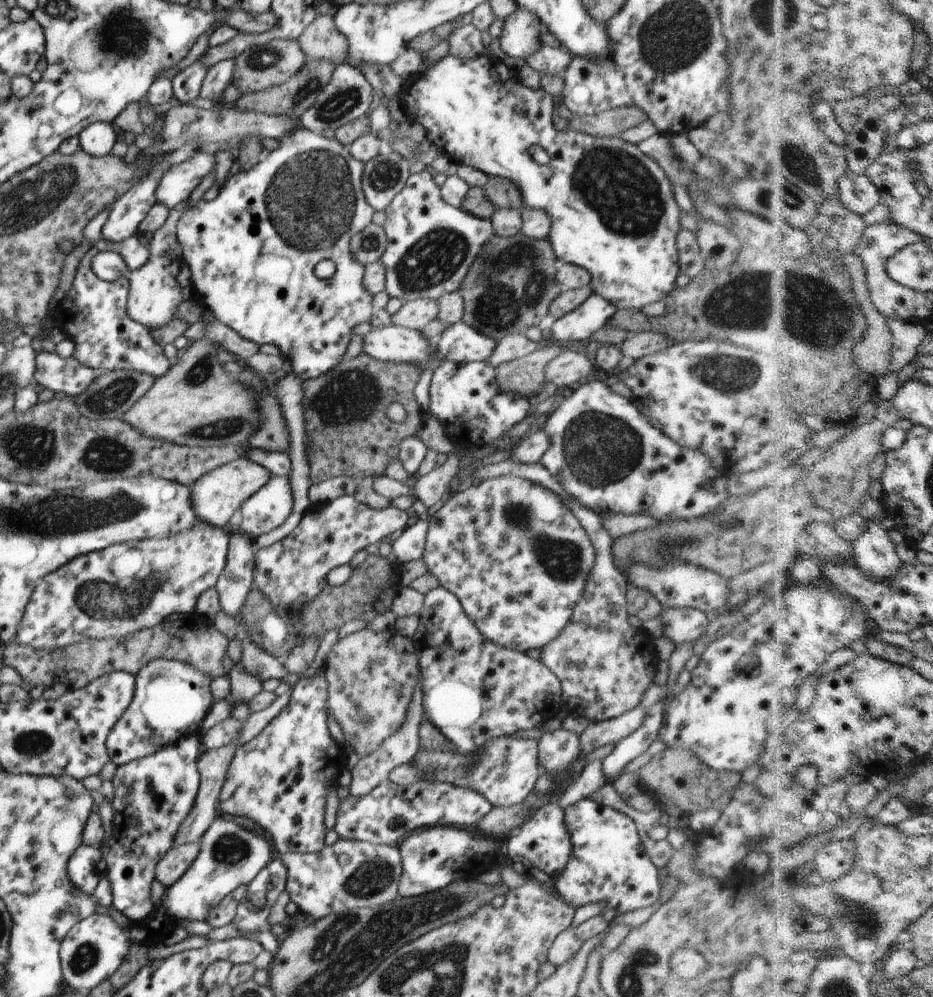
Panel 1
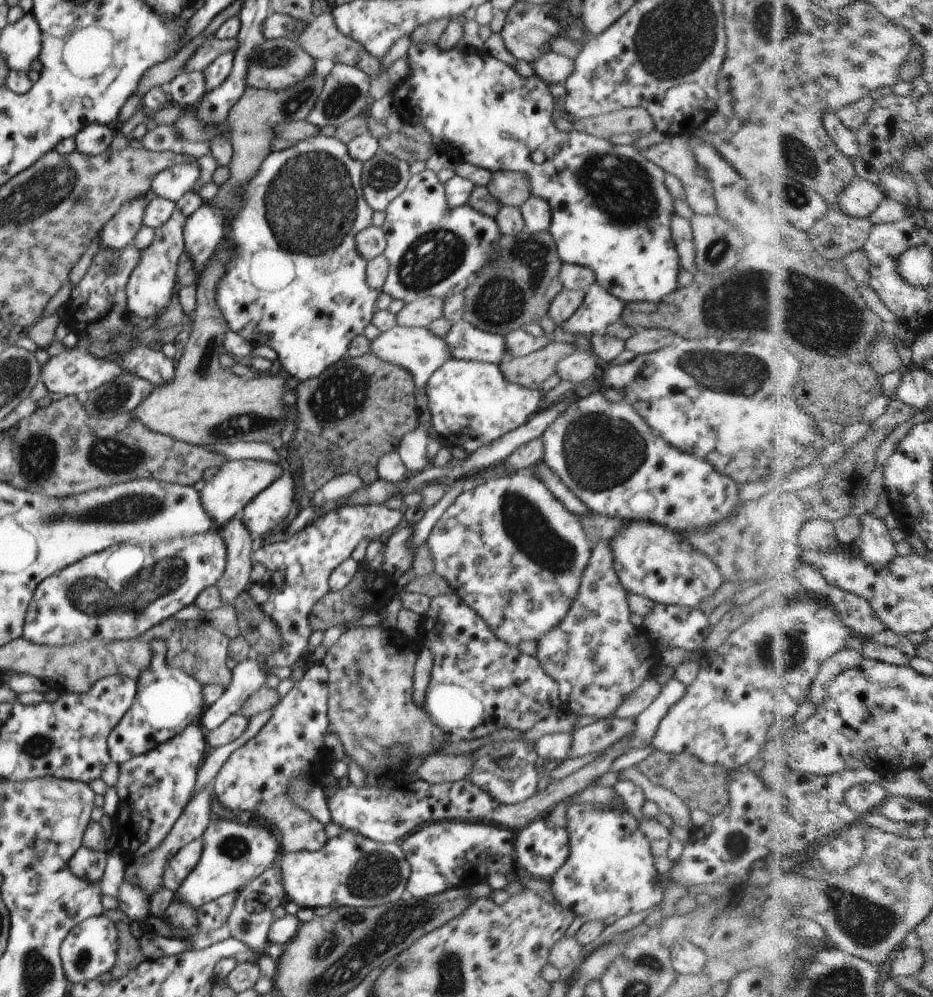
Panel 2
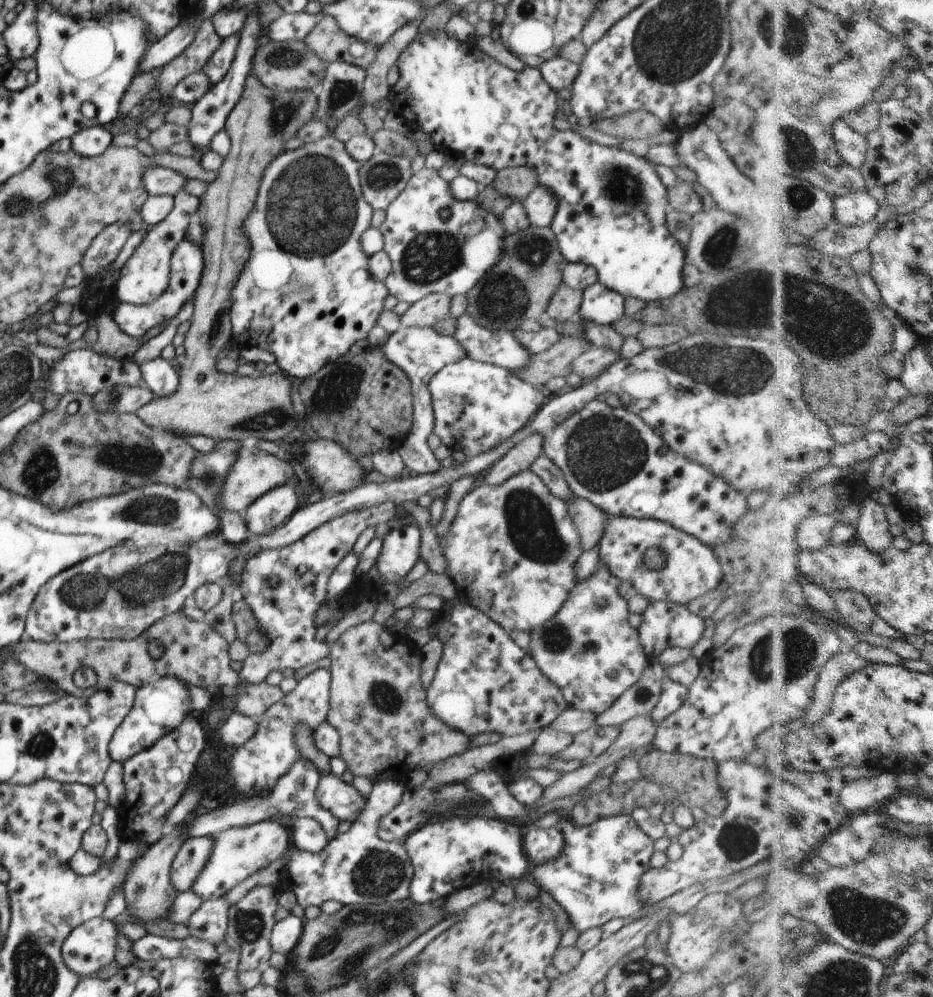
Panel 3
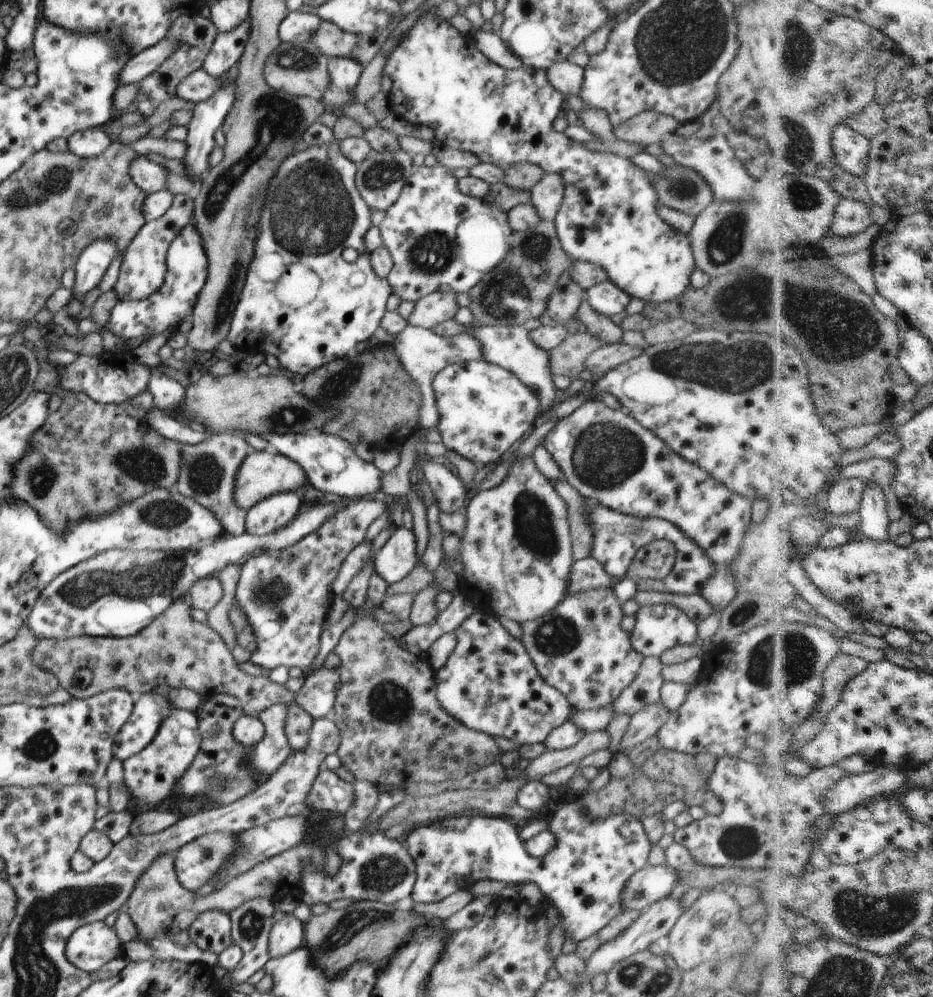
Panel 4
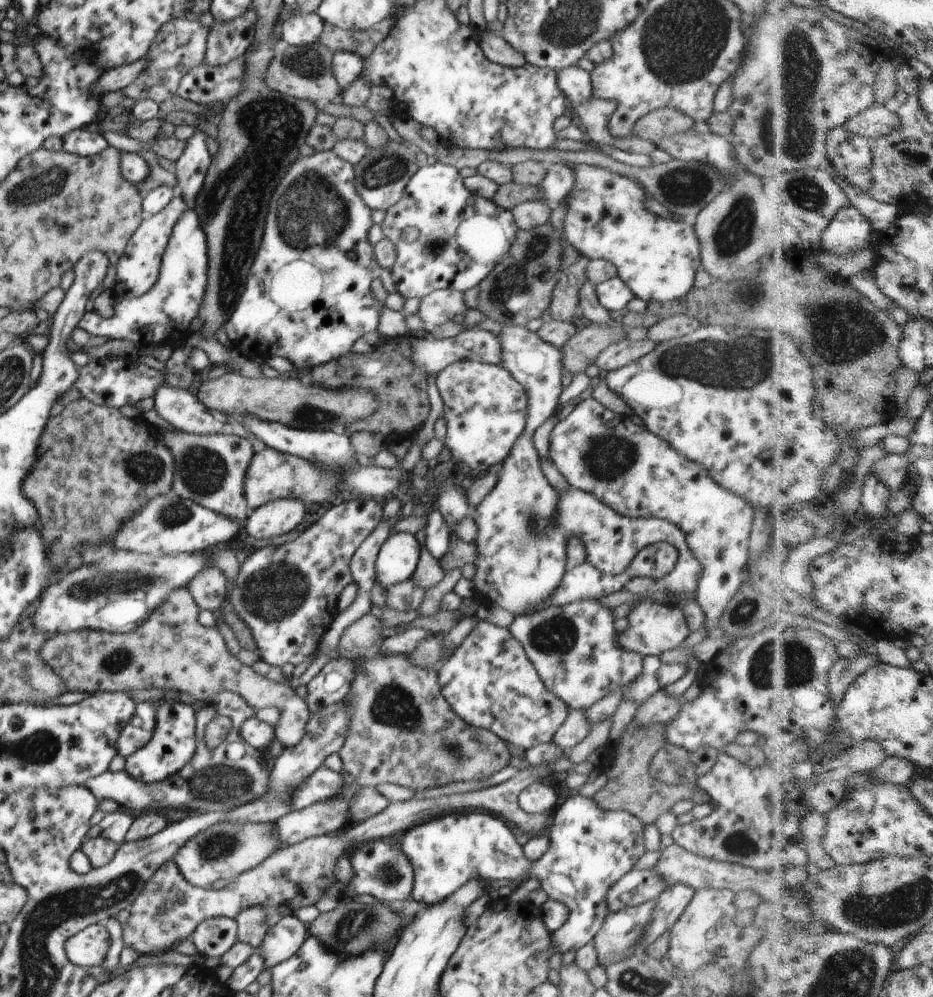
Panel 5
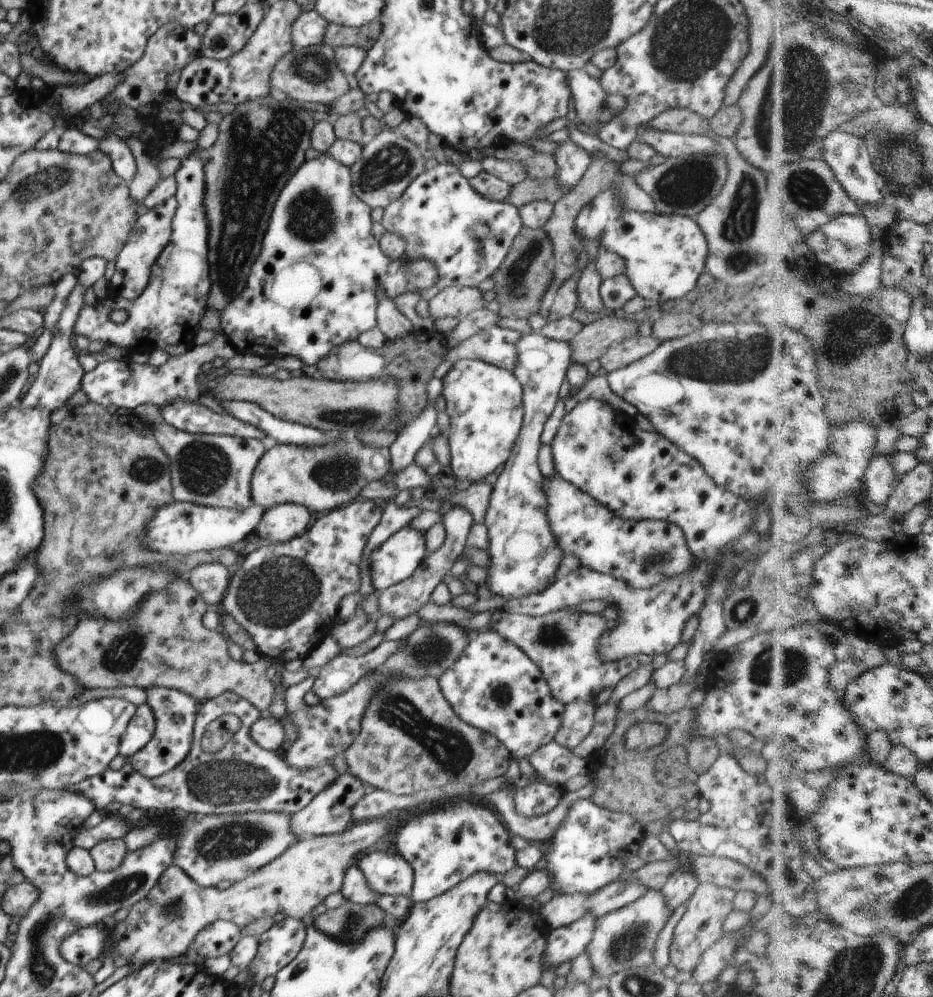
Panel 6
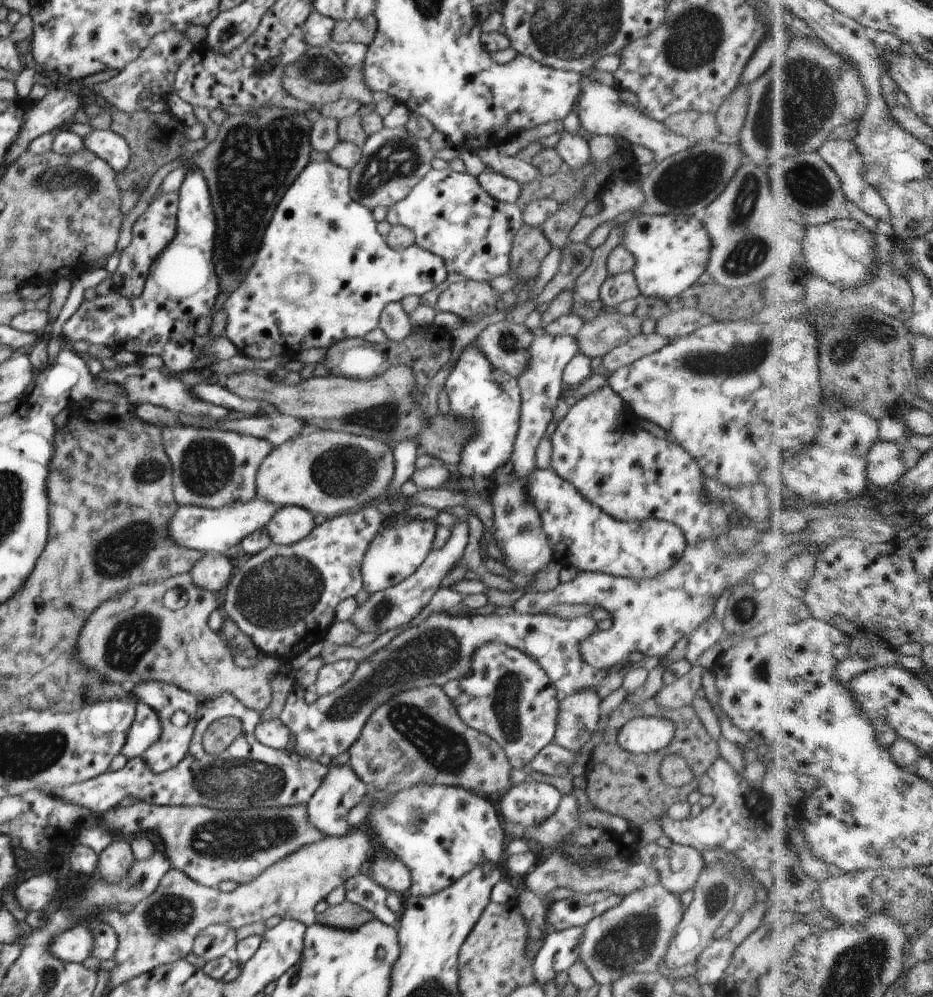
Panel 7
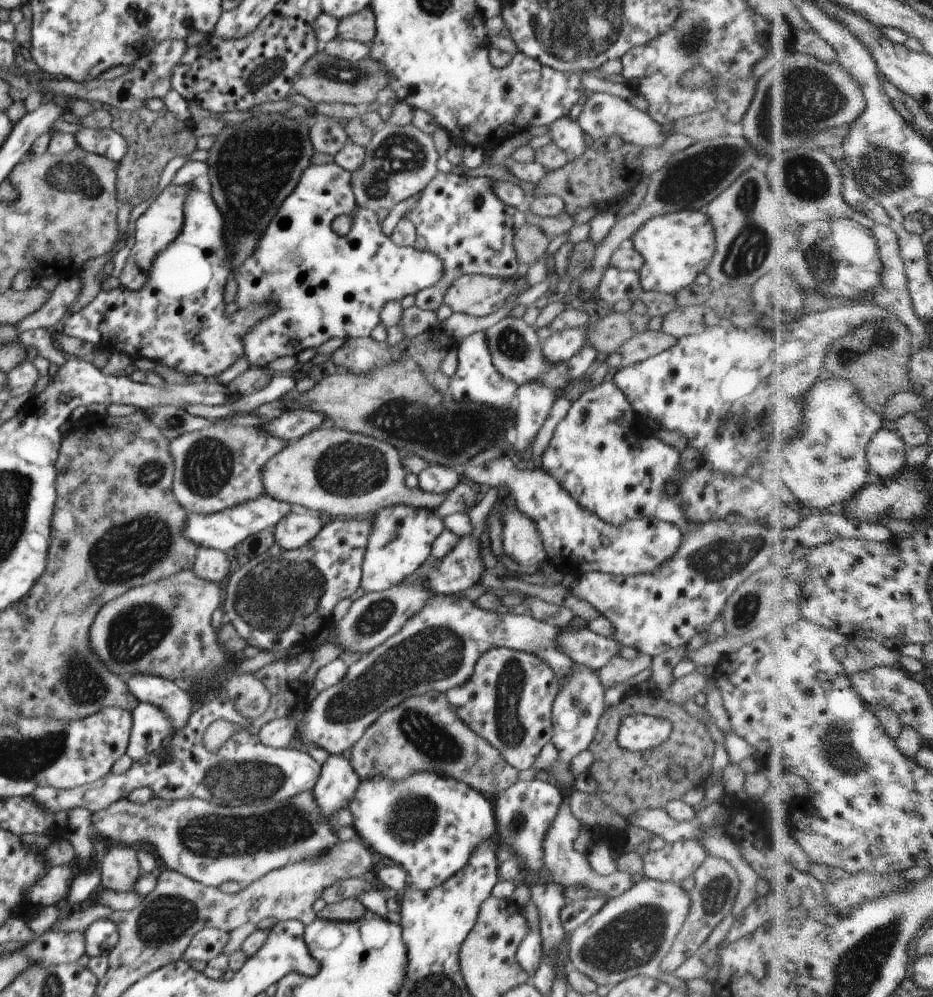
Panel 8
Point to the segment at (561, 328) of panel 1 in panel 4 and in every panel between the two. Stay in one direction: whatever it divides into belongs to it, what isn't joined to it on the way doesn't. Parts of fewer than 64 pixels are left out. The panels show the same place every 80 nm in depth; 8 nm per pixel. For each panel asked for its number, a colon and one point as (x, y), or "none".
2: (598, 310)
3: (601, 305)
4: (606, 298)

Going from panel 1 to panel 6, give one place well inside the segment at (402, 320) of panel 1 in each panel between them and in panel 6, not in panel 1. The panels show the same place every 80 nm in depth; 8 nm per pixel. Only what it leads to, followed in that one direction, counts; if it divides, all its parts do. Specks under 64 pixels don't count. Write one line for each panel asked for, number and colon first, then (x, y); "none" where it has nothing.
2: (420, 313)
3: (425, 312)
4: (435, 308)
5: (437, 308)
6: (455, 300)

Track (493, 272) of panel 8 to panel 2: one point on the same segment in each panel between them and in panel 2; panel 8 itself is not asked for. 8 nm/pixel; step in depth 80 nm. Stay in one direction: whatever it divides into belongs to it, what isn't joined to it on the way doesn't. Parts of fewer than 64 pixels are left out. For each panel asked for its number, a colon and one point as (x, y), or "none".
2: (433, 250)
3: (436, 243)
4: (440, 240)
5: (446, 238)
6: (442, 217)
7: (450, 214)

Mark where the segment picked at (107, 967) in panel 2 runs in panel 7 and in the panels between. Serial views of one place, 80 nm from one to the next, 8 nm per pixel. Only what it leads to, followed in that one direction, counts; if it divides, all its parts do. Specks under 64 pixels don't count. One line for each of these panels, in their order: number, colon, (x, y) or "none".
3: (91, 946)
4: (91, 946)
5: (88, 948)
6: (86, 944)
7: (73, 945)

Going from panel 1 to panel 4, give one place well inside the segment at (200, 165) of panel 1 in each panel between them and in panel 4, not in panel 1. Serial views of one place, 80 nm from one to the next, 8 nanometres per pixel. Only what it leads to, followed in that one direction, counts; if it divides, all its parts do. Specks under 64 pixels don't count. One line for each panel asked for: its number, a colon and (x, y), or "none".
2: (172, 182)
3: (158, 180)
4: (149, 177)

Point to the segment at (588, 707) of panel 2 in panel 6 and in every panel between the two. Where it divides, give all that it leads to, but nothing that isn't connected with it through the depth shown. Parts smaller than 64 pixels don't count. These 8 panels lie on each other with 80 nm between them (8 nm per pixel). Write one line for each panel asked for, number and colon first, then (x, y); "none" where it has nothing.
3: (588, 649)
4: (580, 648)
5: (575, 649)
6: (563, 644)

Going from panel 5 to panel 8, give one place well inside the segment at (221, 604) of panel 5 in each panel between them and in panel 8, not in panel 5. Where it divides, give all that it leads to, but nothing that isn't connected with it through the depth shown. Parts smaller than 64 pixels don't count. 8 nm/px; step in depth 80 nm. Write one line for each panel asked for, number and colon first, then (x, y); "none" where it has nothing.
6: (211, 580)
7: (213, 571)
8: (211, 564)

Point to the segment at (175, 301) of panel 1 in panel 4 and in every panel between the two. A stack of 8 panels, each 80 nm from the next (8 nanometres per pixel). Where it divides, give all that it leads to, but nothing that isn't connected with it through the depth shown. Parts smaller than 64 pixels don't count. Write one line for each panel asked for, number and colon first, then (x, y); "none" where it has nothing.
2: (151, 284)
3: (145, 276)
4: (143, 270)

